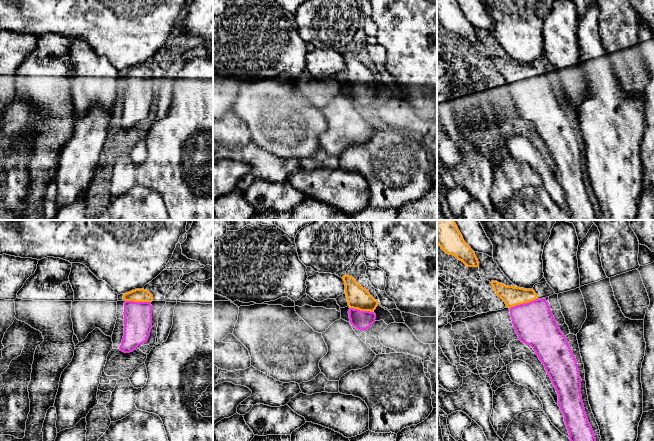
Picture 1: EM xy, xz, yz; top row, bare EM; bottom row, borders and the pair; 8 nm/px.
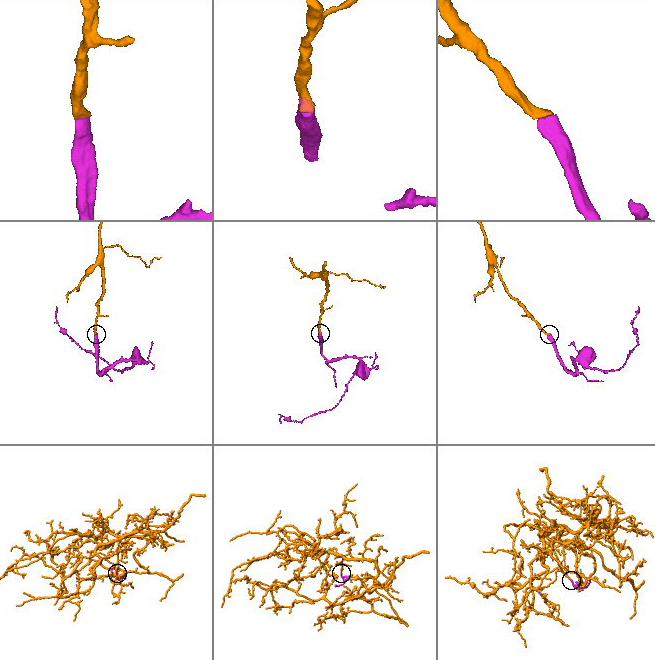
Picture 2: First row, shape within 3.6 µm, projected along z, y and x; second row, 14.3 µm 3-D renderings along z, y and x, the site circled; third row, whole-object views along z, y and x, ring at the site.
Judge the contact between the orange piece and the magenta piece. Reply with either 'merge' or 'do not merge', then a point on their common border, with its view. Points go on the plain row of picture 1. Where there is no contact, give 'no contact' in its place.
merge; contact yz (523, 79)

